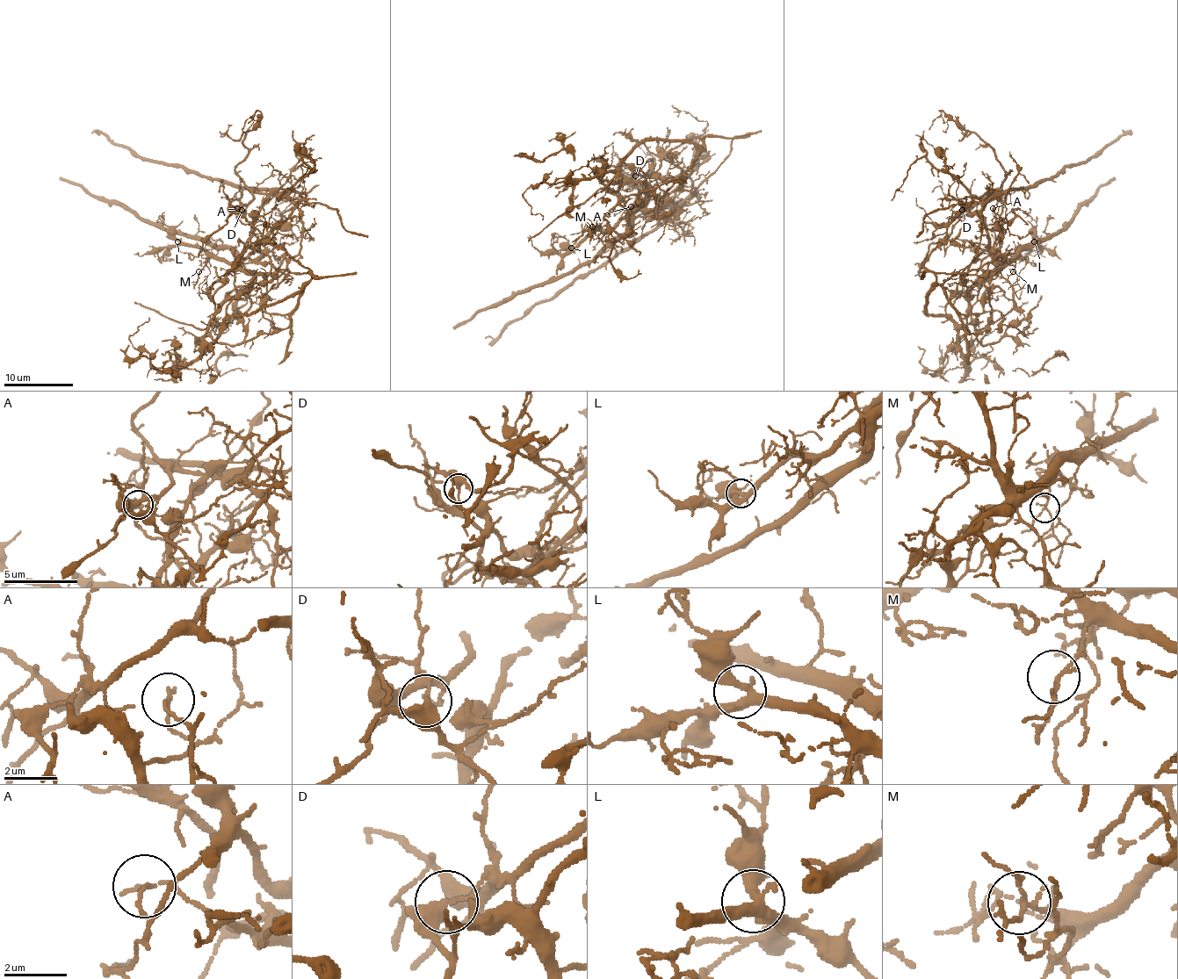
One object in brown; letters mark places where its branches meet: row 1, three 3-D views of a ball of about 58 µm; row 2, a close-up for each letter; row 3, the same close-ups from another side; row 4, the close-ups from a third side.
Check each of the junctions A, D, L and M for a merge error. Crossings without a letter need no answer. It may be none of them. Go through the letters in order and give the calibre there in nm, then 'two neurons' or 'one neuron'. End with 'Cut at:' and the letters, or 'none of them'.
A: 150 nm | two neurons
D: 300 nm | two neurons
L: 320 nm | one neuron
M: 110 nm | one neuron
Cut at: A, D

